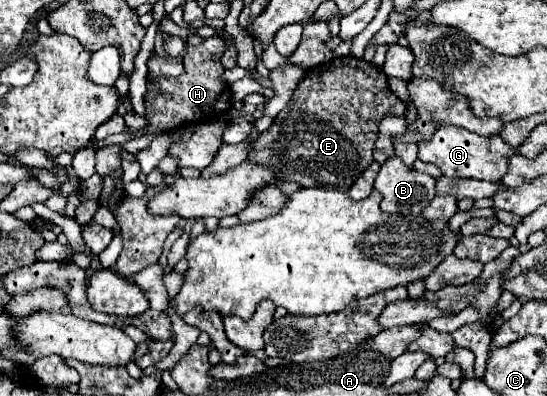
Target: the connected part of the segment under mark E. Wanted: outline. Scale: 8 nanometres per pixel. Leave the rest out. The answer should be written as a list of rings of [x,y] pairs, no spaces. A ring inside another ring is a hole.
[[[351,55],[331,59],[305,73],[273,125],[253,141],[247,159],[269,167],[277,179],[347,193],[373,163],[379,123],[387,115],[403,115],[405,109],[377,65]]]

